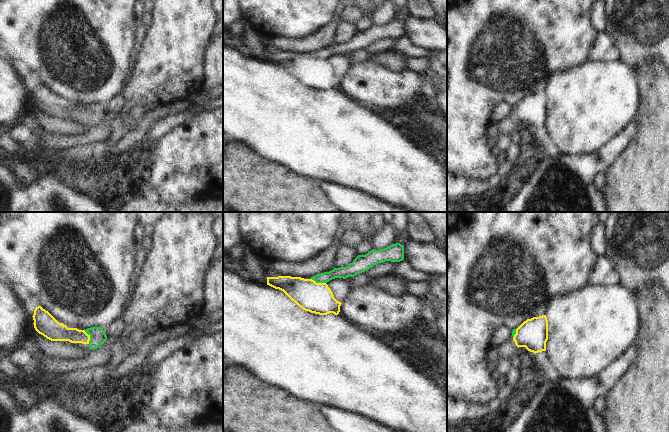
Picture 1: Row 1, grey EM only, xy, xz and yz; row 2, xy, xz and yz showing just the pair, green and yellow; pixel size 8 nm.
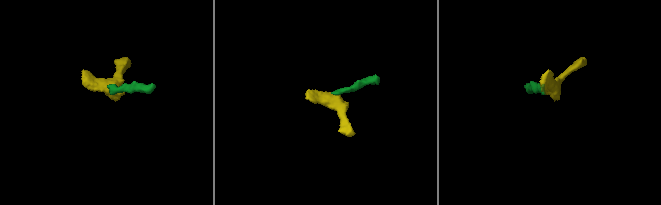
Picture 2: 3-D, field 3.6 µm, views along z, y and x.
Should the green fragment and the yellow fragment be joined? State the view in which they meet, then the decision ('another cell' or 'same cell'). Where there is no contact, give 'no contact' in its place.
xz | same cell

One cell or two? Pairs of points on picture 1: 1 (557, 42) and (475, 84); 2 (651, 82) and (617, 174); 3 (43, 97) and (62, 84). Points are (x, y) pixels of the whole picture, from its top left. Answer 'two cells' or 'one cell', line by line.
1: one cell
2: one cell
3: two cells

